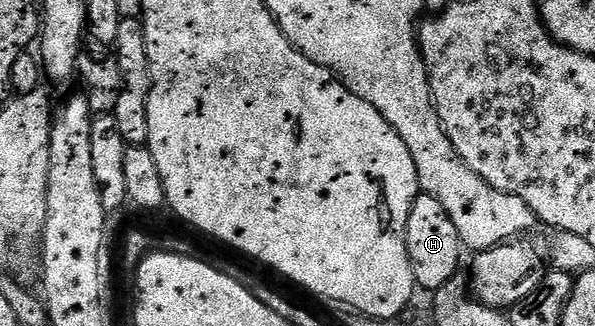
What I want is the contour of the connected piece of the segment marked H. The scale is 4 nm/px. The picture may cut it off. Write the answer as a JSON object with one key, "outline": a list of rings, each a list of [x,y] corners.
{"outline":[[[424,192],[417,195],[407,222],[407,246],[409,258],[413,261],[413,275],[422,291],[439,291],[450,280],[458,277],[460,270],[457,269],[461,266],[461,250],[463,251],[459,228],[447,214],[447,208],[443,208],[443,204],[435,200],[435,196]]]}

